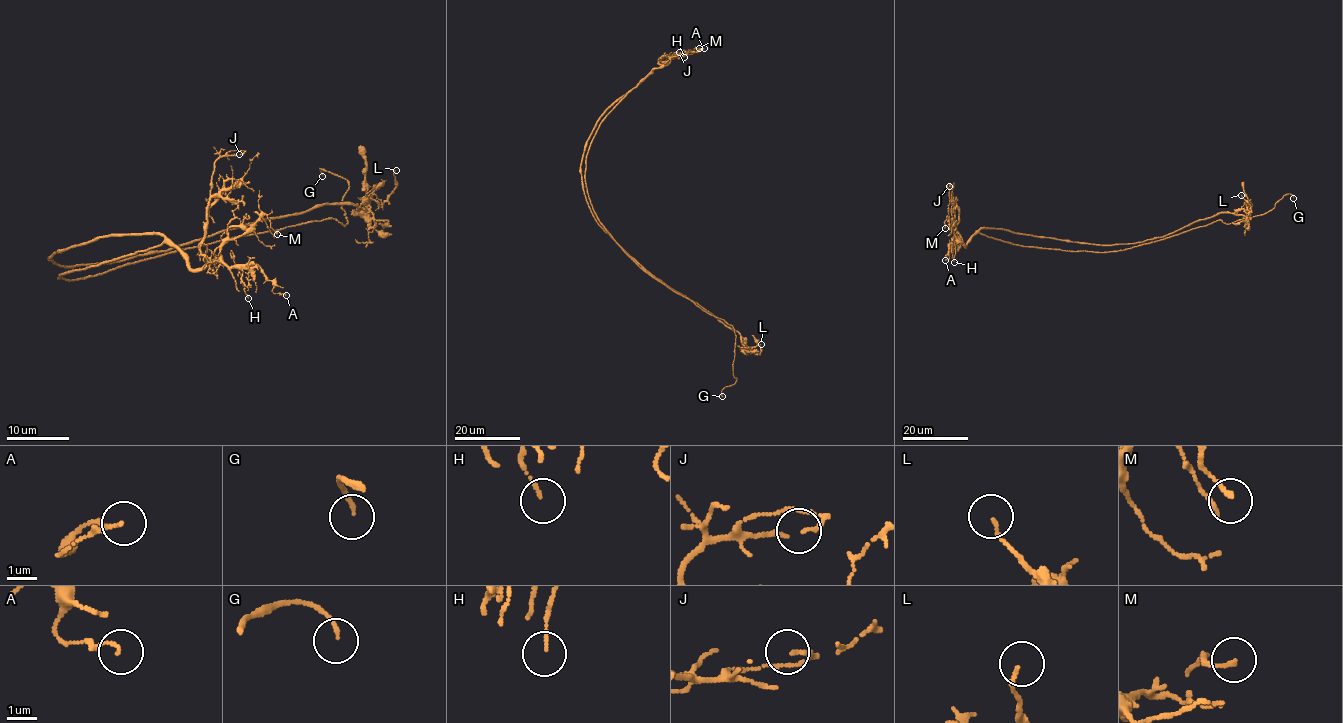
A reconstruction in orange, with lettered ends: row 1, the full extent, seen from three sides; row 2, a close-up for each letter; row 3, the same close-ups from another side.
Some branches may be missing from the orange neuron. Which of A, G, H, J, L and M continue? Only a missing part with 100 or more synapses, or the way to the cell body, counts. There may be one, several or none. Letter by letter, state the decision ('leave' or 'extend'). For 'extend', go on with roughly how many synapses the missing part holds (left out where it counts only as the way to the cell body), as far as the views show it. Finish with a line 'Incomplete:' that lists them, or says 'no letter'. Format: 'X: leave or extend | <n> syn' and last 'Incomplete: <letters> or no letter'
A: leave
G: extend
H: leave
J: leave
L: leave
M: leave
Incomplete: G

